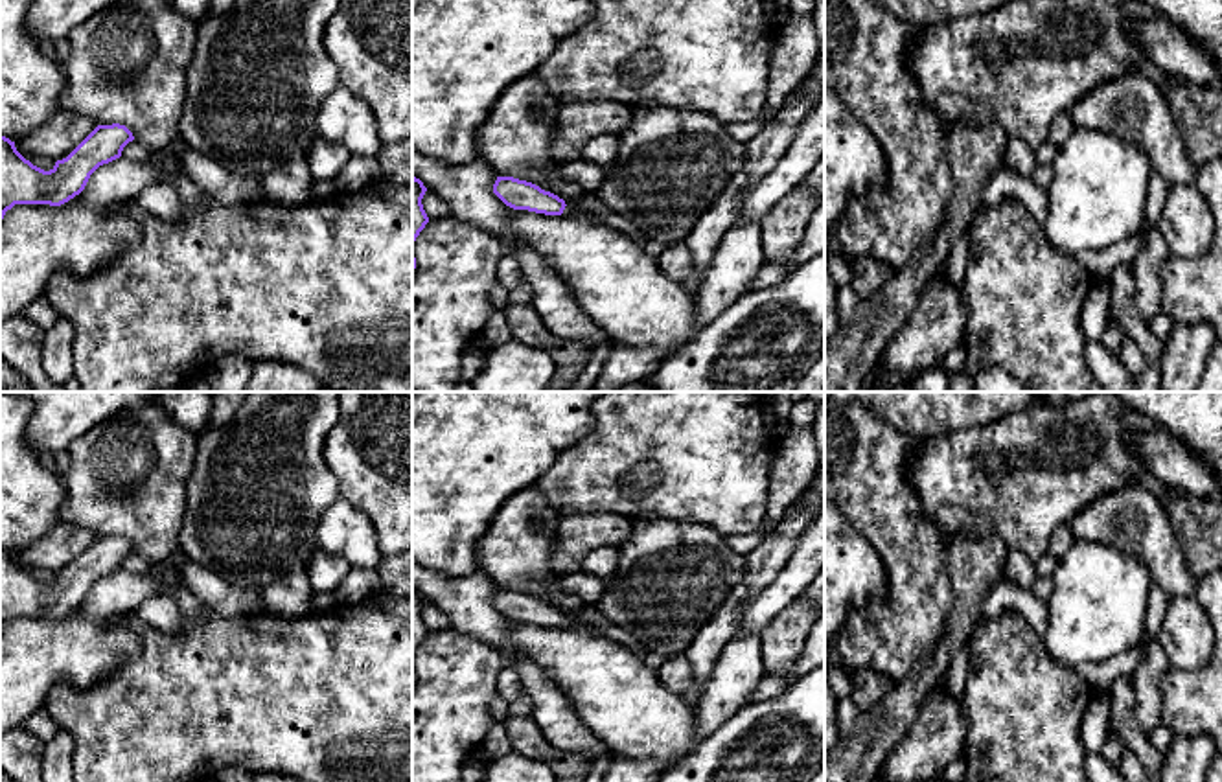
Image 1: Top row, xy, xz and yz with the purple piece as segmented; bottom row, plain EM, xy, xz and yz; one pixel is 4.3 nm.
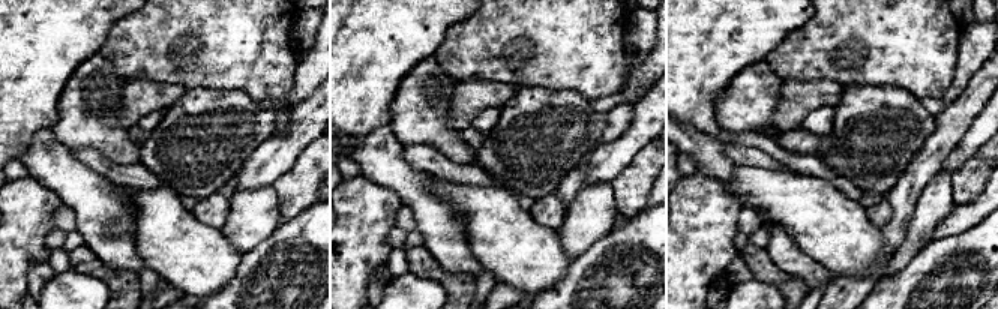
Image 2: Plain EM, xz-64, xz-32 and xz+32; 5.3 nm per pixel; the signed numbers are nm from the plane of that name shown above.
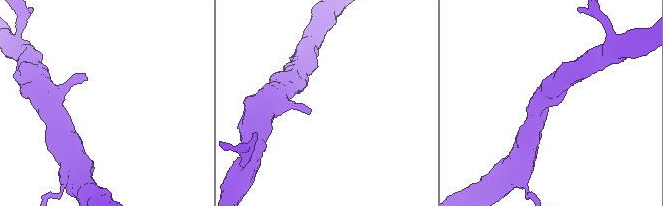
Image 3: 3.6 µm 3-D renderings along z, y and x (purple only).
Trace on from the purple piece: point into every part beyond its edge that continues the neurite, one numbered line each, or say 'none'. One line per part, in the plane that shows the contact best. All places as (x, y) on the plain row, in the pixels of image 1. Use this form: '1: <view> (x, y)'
1: xz (569, 624)

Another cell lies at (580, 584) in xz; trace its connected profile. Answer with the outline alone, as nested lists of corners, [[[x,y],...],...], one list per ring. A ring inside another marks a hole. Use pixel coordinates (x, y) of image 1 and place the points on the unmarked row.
[[[583,570],[567,574],[559,578],[559,587],[565,592],[571,592],[583,600],[585,605],[596,605],[600,596],[604,594],[605,581],[596,576],[591,576]]]

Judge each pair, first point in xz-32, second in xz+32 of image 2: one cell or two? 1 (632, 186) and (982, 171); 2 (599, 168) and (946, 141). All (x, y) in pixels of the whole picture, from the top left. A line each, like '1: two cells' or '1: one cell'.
1: one cell
2: two cells

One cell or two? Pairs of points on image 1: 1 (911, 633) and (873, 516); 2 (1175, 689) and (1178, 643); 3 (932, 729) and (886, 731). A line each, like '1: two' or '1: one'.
1: one
2: two
3: two

